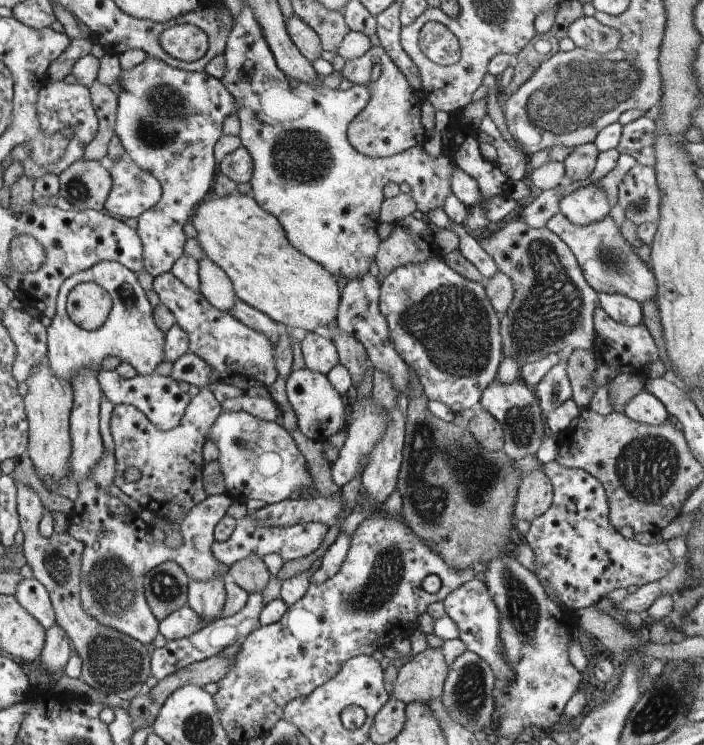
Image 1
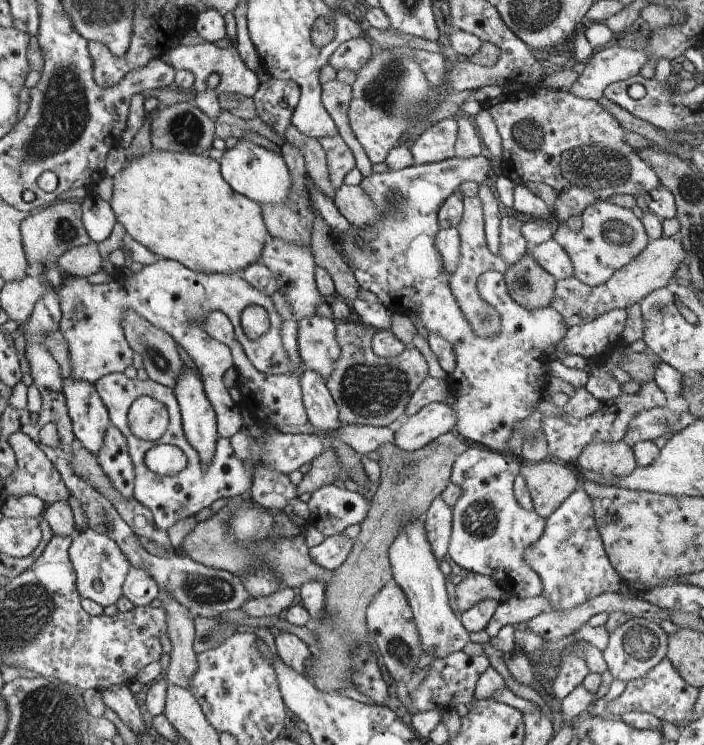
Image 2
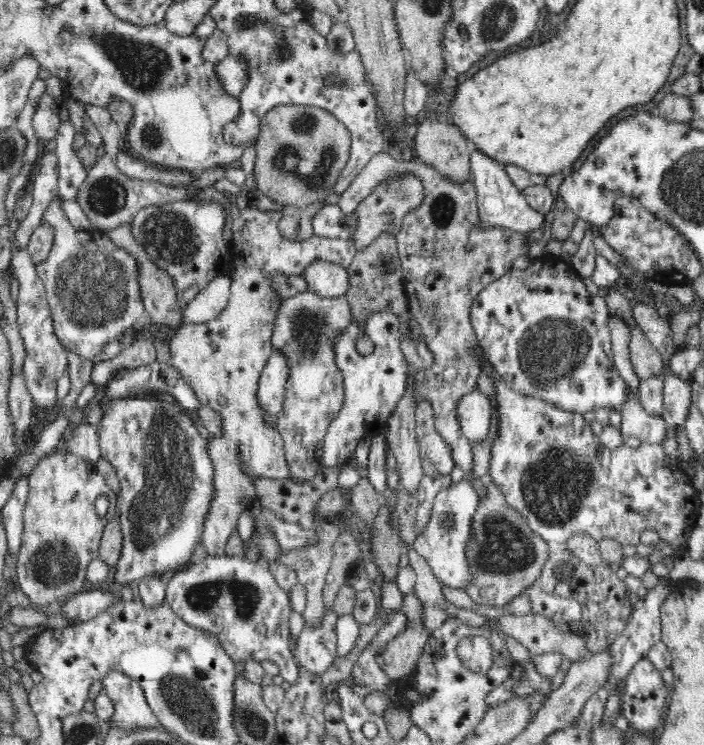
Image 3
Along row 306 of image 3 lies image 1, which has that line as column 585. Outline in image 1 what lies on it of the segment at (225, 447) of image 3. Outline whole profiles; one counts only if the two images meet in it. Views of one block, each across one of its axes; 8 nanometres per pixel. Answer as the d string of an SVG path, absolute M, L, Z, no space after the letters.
M564 213L554 215L547 227L555 232L571 248L578 258L586 275L588 284L599 293L618 293L639 301L642 305L646 301L655 301L658 296L658 281L651 265L635 251L621 233L616 222L606 215L601 221L586 226L575 225L568 220Z

